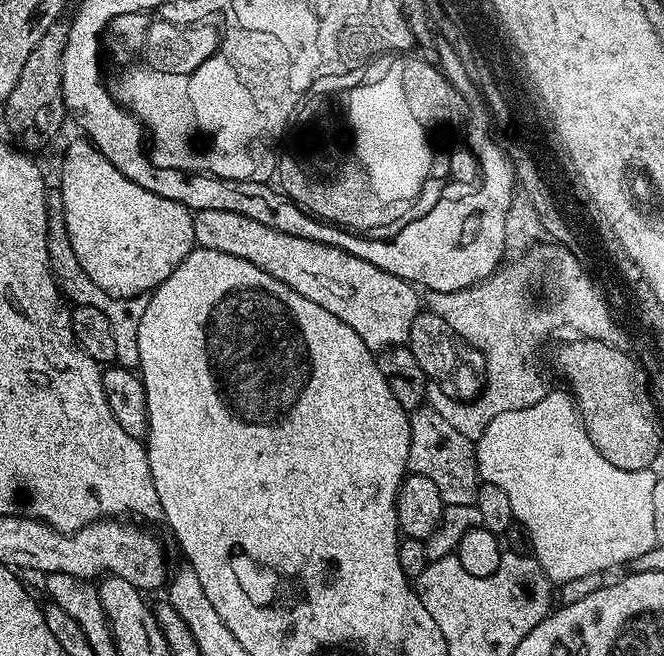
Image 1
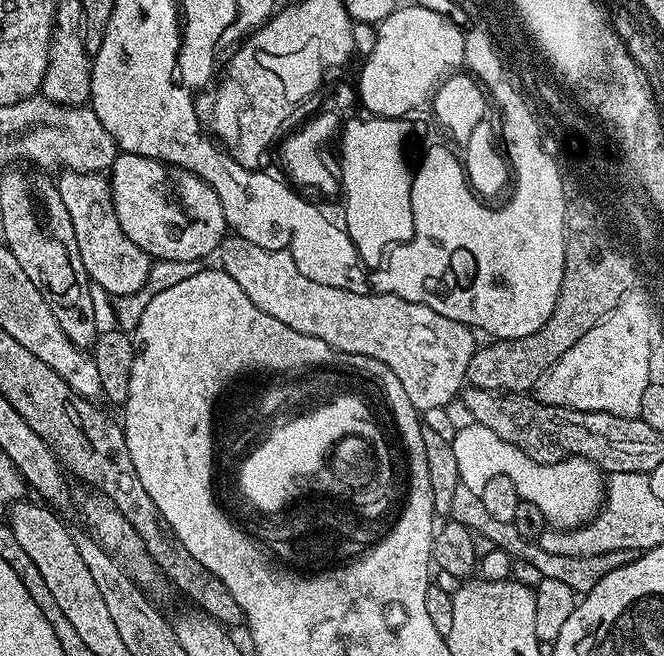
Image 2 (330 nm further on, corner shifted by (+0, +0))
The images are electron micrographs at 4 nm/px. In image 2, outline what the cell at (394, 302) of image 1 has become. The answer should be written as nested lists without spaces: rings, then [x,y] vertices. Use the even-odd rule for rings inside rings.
[[[235,234],[225,235],[218,249],[219,267],[238,286],[242,286],[242,294],[258,306],[270,318],[278,318],[278,322],[286,322],[290,330],[298,330],[298,334],[310,334],[313,338],[322,338],[331,348],[339,352],[362,354],[370,358],[378,358],[378,362],[386,362],[390,370],[394,370],[398,382],[406,386],[406,395],[414,402],[417,412],[427,414],[435,408],[444,410],[452,400],[461,395],[468,378],[470,358],[475,354],[478,341],[477,333],[467,328],[462,322],[454,322],[450,318],[442,318],[430,306],[422,306],[418,302],[406,302],[406,298],[398,298],[391,294],[354,294],[350,290],[338,290],[334,286],[322,286],[322,282],[314,282],[314,278],[306,278],[302,270],[294,262],[289,252],[266,250],[262,246],[254,246],[254,242],[246,242],[246,238]]]

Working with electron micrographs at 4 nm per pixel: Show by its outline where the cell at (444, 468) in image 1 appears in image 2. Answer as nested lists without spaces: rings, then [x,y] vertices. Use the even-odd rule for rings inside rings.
[[[460,484],[458,490],[454,490],[454,499],[450,501],[448,516],[460,524],[465,524],[477,537],[489,539],[494,548],[506,550],[506,554],[510,554],[513,558],[525,559],[535,569],[540,570],[544,578],[554,578],[555,581],[561,581],[570,586],[572,591],[577,594],[582,594],[585,588],[592,587],[592,584],[599,580],[600,576],[604,575],[607,570],[626,562],[626,553],[622,550],[614,550],[610,554],[590,554],[589,556],[546,554],[546,550],[542,550],[540,543],[530,542],[526,538],[522,538],[522,534],[518,534],[518,530],[514,530],[512,523],[494,522],[494,518],[490,514],[486,514],[486,506],[482,506],[480,493],[466,490],[464,484]]]

